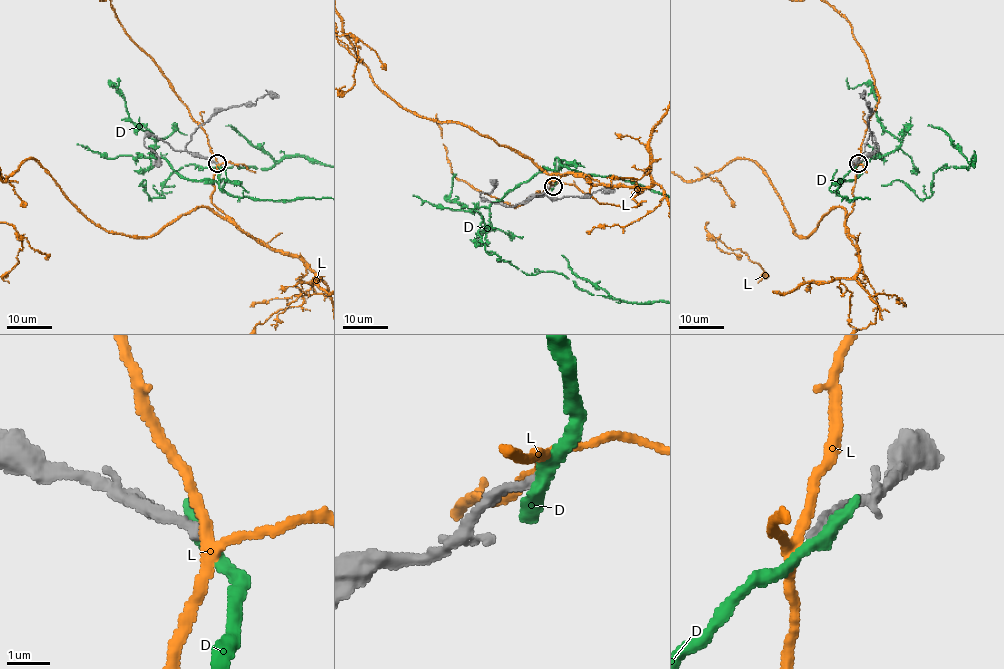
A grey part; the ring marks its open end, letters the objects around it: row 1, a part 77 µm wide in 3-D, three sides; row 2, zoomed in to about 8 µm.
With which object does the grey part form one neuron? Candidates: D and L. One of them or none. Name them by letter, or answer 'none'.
none

